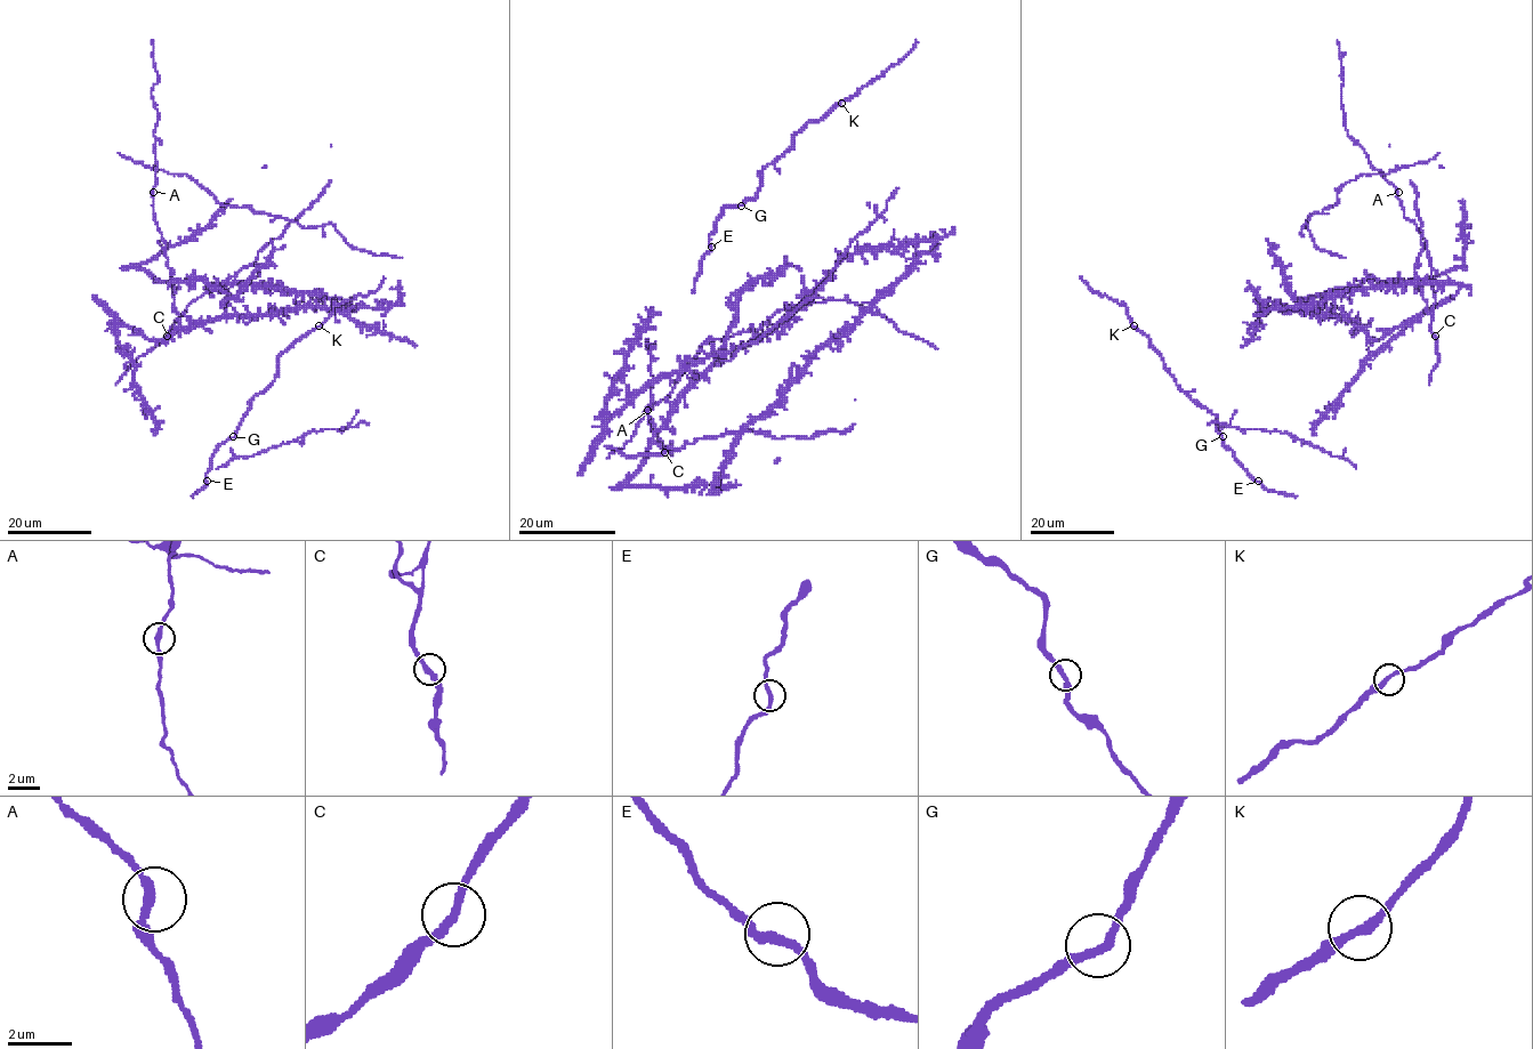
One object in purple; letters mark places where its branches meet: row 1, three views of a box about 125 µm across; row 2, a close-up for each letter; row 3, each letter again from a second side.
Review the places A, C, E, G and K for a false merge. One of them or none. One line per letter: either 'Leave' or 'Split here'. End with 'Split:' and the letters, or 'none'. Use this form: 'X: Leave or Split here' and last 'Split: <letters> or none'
A: Leave
C: Leave
E: Leave
G: Split here
K: Leave
Split: G

